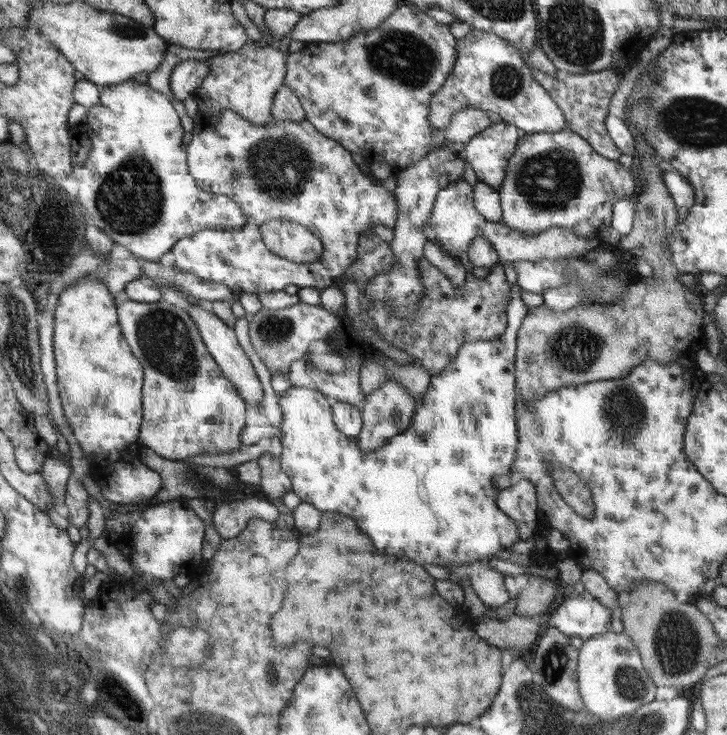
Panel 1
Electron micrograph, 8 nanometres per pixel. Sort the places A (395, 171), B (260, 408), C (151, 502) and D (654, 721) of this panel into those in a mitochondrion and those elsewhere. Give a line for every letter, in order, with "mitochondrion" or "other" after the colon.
A: other
B: other
C: other
D: mitochondrion

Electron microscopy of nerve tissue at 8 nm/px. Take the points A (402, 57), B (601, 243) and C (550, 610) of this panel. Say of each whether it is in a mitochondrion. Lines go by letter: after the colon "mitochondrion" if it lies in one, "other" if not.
A: mitochondrion
B: other
C: other

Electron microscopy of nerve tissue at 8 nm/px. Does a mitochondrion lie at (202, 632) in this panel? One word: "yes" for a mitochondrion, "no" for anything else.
no

